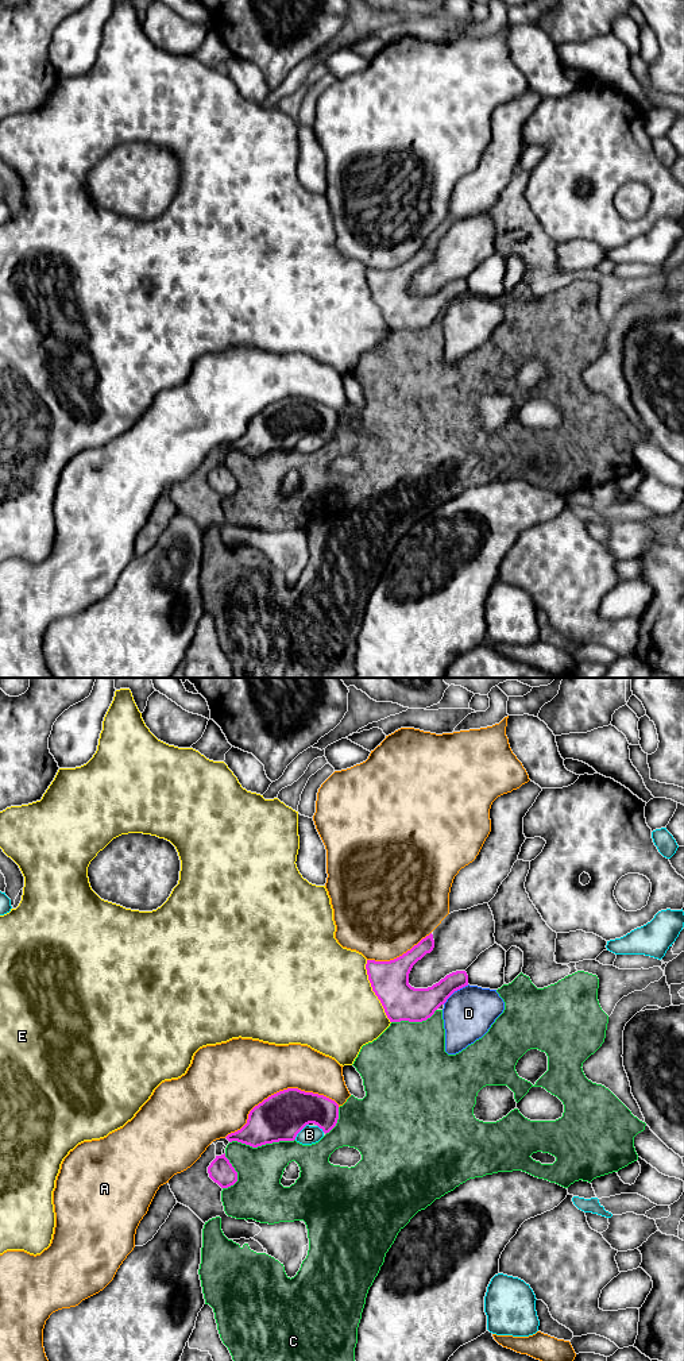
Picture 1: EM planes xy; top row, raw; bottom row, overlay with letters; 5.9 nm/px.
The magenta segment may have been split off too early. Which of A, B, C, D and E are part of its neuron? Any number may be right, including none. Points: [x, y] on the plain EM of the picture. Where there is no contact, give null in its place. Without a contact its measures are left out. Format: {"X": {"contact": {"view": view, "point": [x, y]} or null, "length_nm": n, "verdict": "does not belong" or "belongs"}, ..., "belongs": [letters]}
{"A": {"contact": {"view": "xy", "point": [279, 400]}, "length_nm": 700, "verdict": "does not belong"}, "B": {"contact": {"view": "xy", "point": [300, 439]}, "length_nm": 130, "verdict": "does not belong"}, "C": {"contact": {"view": "xy", "point": [262, 452]}, "length_nm": 400, "verdict": "does not belong"}, "D": {"contact": {"view": "xy", "point": [455, 299]}, "length_nm": 200, "verdict": "belongs"}, "E": {"contact": {"view": "xy", "point": [373, 299]}, "length_nm": 400, "verdict": "does not belong"}, "belongs": ["D"]}

